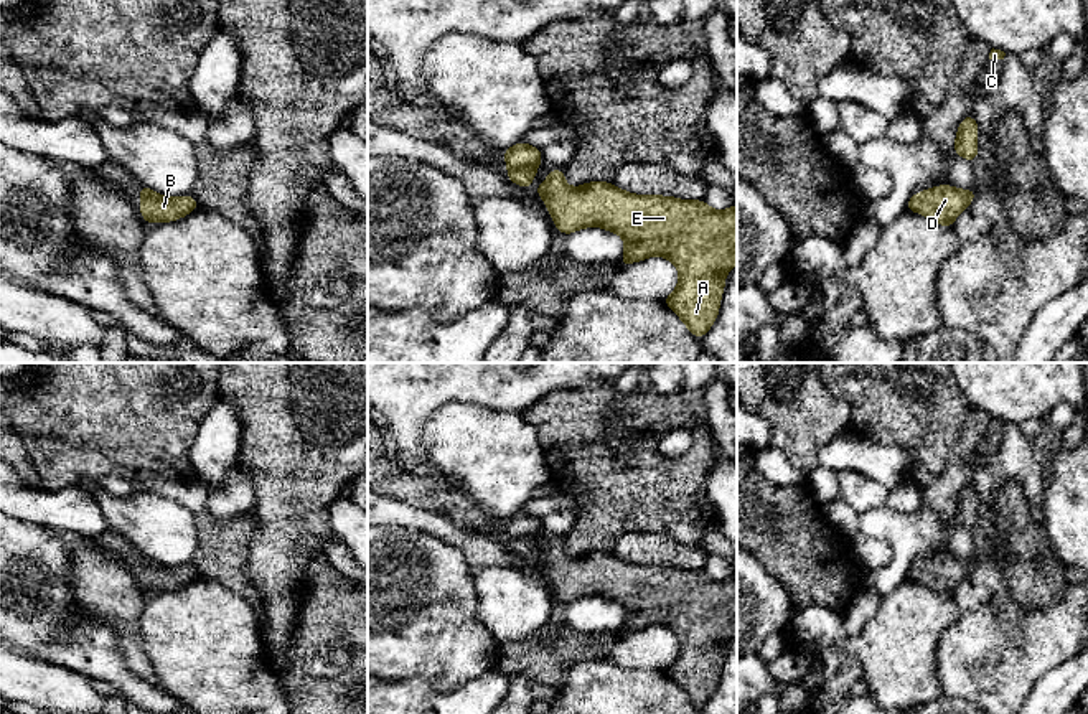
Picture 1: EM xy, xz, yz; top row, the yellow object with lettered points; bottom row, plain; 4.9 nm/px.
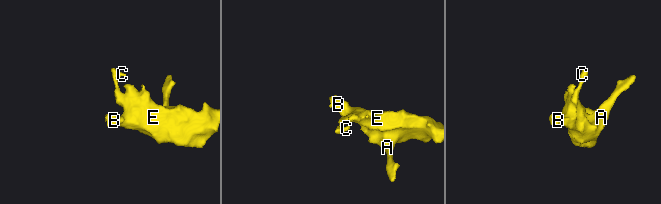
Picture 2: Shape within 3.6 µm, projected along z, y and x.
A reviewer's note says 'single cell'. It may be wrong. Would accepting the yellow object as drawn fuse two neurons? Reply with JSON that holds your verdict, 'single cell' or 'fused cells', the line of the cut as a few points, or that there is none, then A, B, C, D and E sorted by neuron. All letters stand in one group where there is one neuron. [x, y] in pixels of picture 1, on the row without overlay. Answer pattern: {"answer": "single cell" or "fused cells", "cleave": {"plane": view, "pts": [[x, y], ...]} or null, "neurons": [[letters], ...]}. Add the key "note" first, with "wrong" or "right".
{"note": "right", "answer": "single cell", "cleave": null, "neurons": [["A", "B", "C", "D", "E"]]}

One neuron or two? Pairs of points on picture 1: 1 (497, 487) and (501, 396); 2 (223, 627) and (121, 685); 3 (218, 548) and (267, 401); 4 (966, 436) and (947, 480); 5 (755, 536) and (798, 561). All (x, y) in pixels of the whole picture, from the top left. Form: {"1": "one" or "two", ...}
{"1": "two", "2": "two", "3": "two", "4": "one", "5": "one"}

